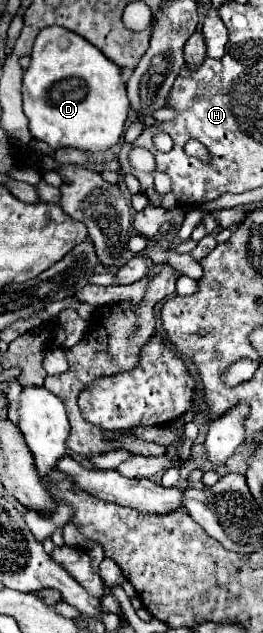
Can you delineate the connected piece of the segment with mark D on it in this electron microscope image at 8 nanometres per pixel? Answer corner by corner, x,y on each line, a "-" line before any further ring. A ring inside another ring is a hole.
48,26
40,30
36,36
32,54
32,62
24,72
22,78
22,88
24,88
24,112
30,120
28,130
36,140
46,142
48,146
64,148
72,146
84,152
104,152
110,150
114,144
118,144
122,132
124,132
124,122
128,118
130,102
126,96
126,86
122,82
120,66
112,64
96,46
88,44
82,36
62,28
61,26
-
58,38
67,38
69,46
66,49
58,48
56,42

